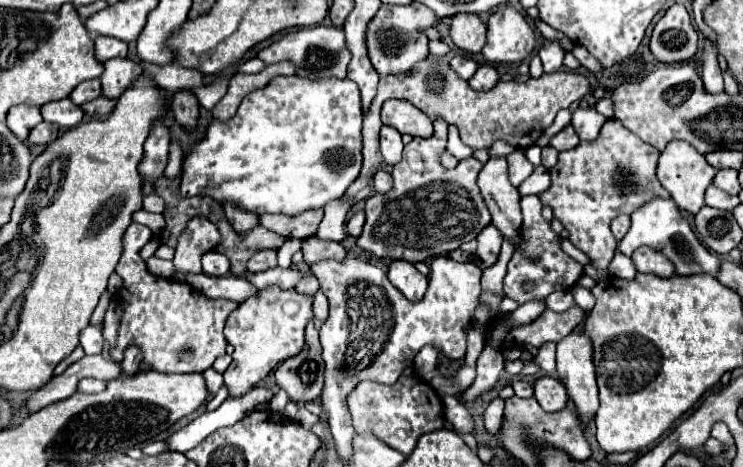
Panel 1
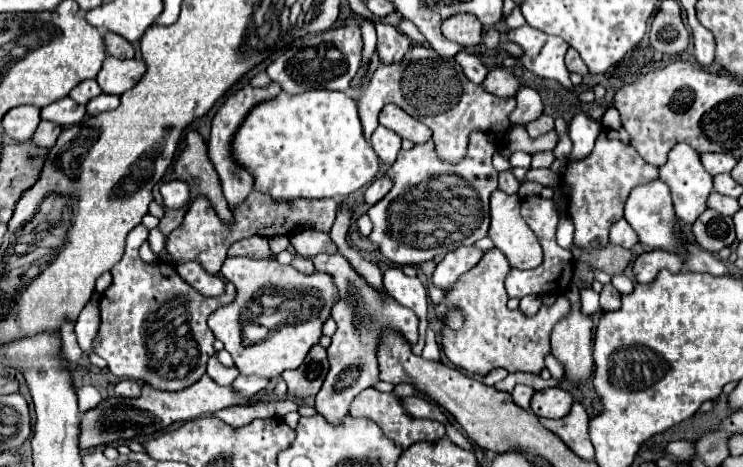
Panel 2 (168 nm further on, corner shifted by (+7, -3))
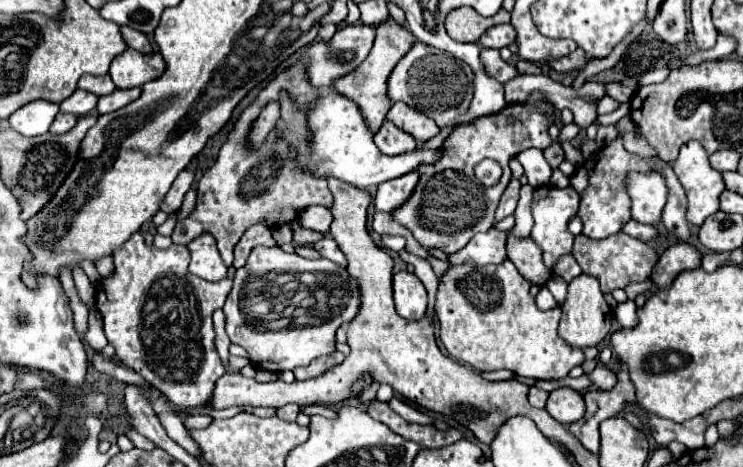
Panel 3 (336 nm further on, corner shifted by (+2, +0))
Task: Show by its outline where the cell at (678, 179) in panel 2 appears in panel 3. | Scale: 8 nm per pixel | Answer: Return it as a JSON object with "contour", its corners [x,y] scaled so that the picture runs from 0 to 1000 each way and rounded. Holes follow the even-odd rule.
{"contour":[[[926,302],[915,315],[915,332],[904,358],[923,405],[926,473],[934,482],[948,478],[953,460],[966,452],[966,422],[977,405],[972,375],[956,358],[953,328],[937,302]]]}

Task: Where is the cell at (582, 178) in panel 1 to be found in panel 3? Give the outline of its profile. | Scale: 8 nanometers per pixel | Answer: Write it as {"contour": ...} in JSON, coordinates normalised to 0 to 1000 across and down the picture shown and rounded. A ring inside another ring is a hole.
{"contour":[[[832,289],[824,306],[810,315],[802,332],[802,345],[794,353],[794,383],[791,383],[791,405],[783,413],[781,448],[778,460],[786,478],[783,499],[797,512],[813,512],[826,499],[832,499],[843,473],[848,473],[848,422],[843,409],[843,379],[845,370],[859,366],[859,370],[875,370],[878,358],[859,336],[856,328],[840,323],[840,302],[837,289]]]}

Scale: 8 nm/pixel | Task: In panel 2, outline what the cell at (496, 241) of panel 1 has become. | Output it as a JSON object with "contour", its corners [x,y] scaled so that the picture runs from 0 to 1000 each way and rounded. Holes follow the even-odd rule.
{"contour":[[[669,531],[655,535],[645,570],[626,582],[607,621],[599,625],[596,647],[585,655],[588,685],[596,694],[594,702],[594,741],[599,762],[615,788],[623,788],[634,801],[653,805],[664,788],[680,788],[682,797],[715,797],[725,801],[734,788],[734,762],[742,758],[739,715],[744,698],[763,672],[766,642],[752,634],[744,655],[728,655],[720,677],[707,677],[704,668],[690,668],[682,660],[682,625],[680,595],[688,582],[688,570],[680,544]],[[607,664],[620,664],[623,698],[618,707],[607,707],[599,698],[599,677]]]}

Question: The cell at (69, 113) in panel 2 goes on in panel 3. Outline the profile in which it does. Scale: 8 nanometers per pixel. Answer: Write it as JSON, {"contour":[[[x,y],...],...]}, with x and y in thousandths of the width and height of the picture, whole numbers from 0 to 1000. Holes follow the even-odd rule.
{"contour":[[[102,191],[92,212],[86,212],[81,221],[81,238],[83,242],[100,242],[105,251],[113,251],[121,238],[127,238],[129,216],[132,216],[129,203],[124,203],[118,195],[110,195],[110,191]]]}

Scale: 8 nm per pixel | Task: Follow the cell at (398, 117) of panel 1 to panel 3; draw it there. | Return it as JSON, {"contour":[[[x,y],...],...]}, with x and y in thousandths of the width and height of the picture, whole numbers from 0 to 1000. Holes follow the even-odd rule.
{"contour":[[[530,221],[522,238],[522,259],[528,259],[533,272],[538,272],[541,281],[557,289],[560,302],[576,302],[581,298],[584,289],[592,285],[590,268],[576,255],[573,246],[552,233],[549,225],[544,221]]]}

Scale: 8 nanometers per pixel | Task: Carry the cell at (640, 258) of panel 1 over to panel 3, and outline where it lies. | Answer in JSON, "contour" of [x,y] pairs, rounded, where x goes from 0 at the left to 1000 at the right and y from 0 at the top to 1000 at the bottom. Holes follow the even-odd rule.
{"contour":[[[910,520],[904,529],[899,529],[886,563],[878,576],[878,606],[883,615],[902,615],[907,589],[913,589],[921,576],[937,576],[942,572],[942,537],[926,520]]]}

